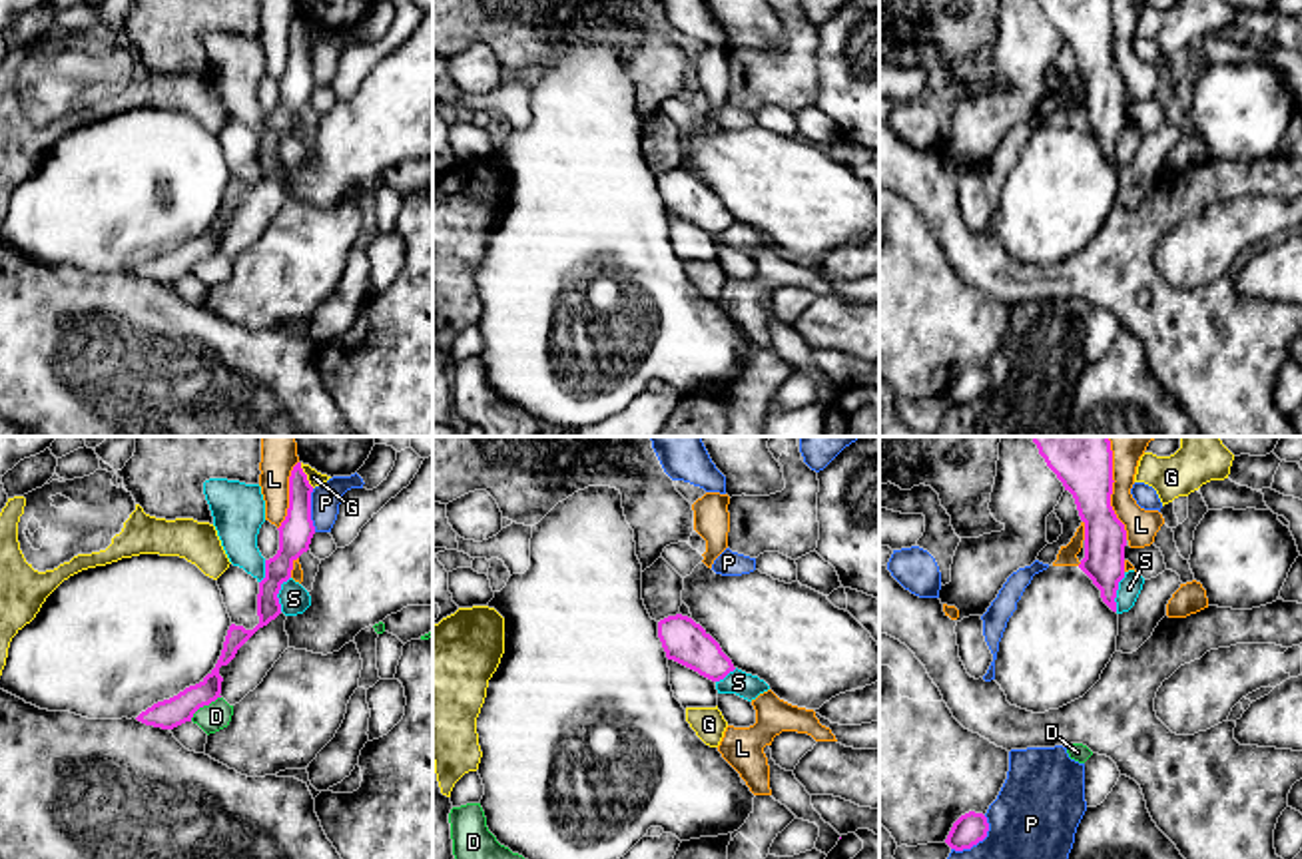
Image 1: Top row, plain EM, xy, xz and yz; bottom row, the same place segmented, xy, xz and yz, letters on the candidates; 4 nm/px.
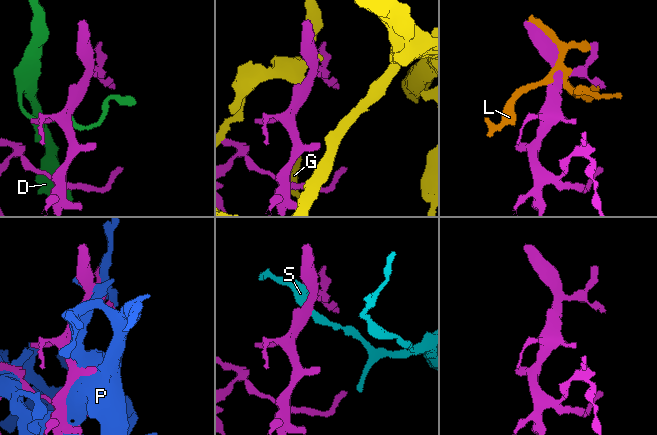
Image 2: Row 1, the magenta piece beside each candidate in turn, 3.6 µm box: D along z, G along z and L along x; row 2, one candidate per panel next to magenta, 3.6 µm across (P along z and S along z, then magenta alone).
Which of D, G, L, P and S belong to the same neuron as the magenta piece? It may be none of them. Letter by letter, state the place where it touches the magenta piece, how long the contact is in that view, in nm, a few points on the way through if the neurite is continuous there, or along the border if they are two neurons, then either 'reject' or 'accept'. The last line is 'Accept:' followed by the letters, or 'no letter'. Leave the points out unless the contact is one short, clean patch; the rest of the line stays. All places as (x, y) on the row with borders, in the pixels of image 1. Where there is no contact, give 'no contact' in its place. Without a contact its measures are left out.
D: meets magenta in xy at (204, 704); contact 160 nm long; reject
G: meets magenta in xy at (306, 475); contact 120 nm long; reject
L: meets magenta in yz at (1111, 489); contact 420 nm long; reject
P: meets magenta in yz at (977, 842); contact 200 nm long; reject
S: meets magenta in yz at (1115, 592); contact 170 nm long; border along yz (1125, 572), (1119, 582), (1115, 610); reject
Accept: no letter

